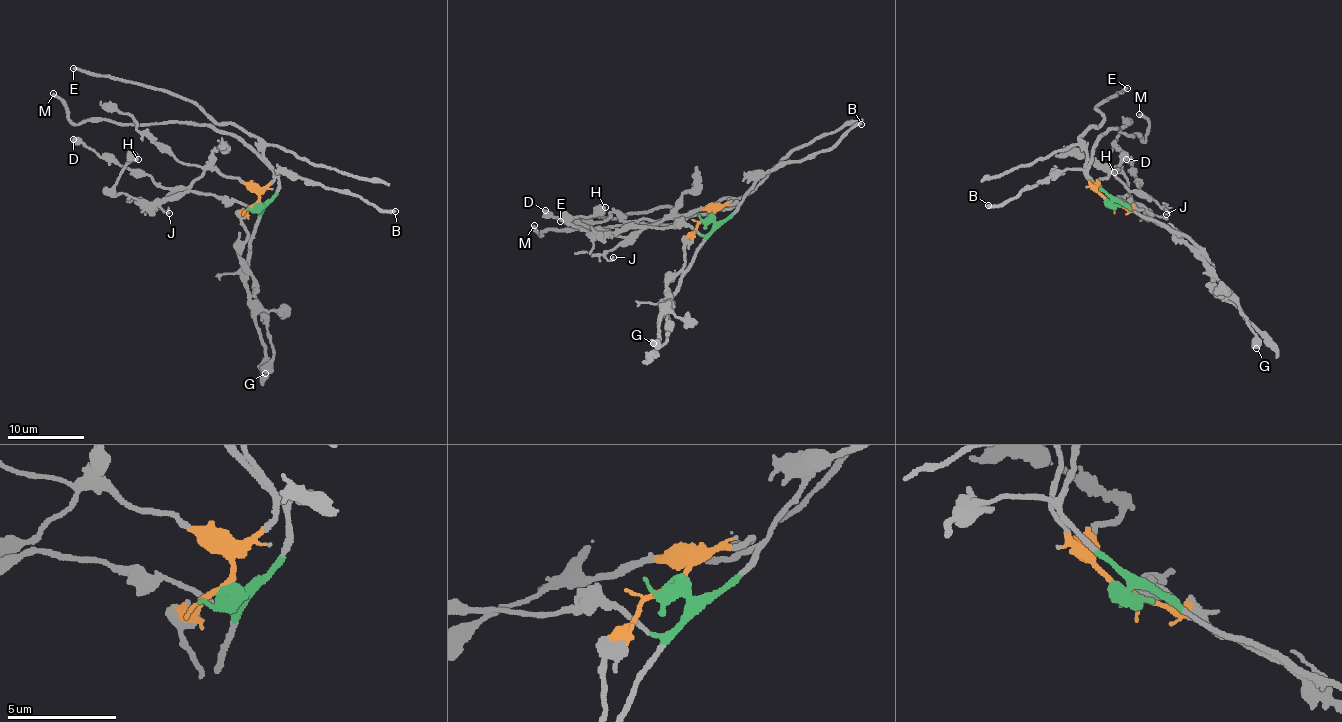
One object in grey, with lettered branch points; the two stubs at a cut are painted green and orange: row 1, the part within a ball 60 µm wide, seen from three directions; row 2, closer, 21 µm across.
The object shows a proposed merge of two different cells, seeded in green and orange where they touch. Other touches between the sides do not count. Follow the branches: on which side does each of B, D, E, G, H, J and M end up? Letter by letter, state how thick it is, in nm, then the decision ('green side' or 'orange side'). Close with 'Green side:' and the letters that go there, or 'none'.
B: calibre 280 nm; green side
D: calibre 600 nm; orange side
E: calibre 240 nm; orange side
G: calibre 800 nm; orange side
H: calibre 600 nm; green side
J: calibre 170 nm; orange side
M: calibre 280 nm; green side
Green side: B, H, M

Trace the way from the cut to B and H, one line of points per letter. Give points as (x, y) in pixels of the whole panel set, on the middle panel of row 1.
B: (707, 218), (721, 222), (769, 171), (829, 150), (847, 133), (862, 124)
H: (707, 218), (713, 229), (699, 235), (688, 225), (628, 226), (589, 234), (570, 221), (589, 218), (605, 207)

